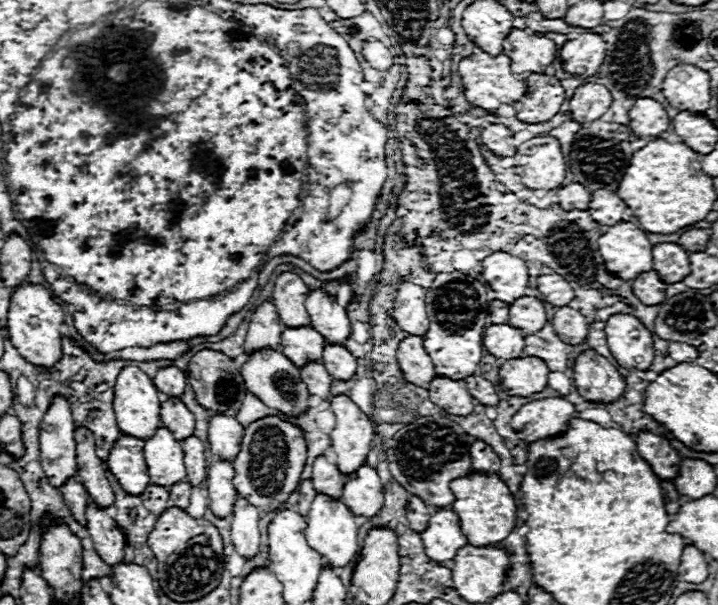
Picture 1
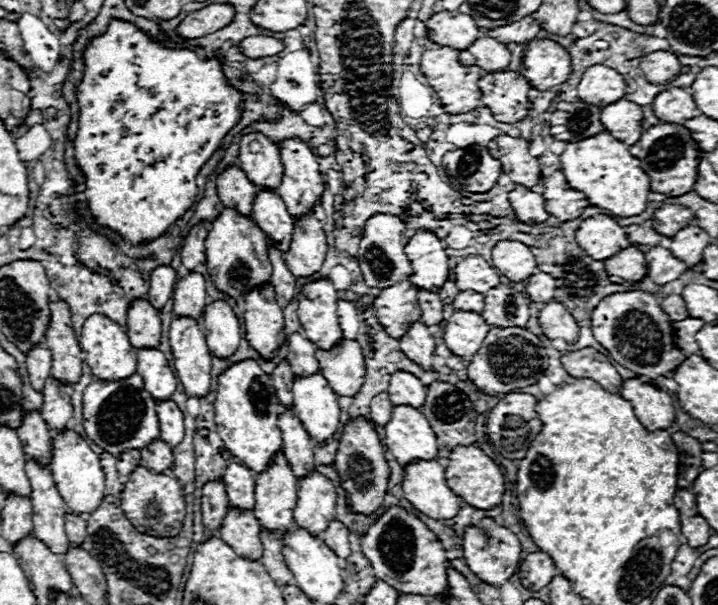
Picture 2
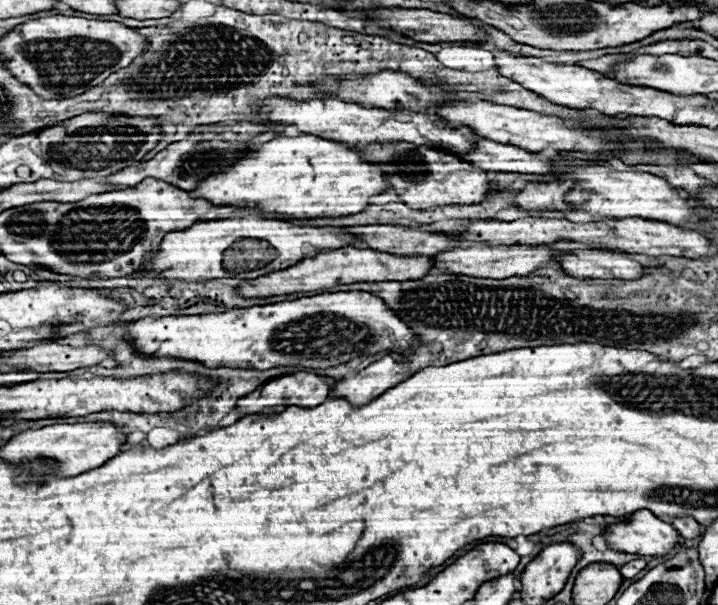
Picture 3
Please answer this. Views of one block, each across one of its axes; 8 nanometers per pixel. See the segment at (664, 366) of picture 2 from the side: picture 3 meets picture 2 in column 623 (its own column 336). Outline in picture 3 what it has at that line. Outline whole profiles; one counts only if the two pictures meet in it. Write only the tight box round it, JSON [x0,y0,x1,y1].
[124,292,418,370]

